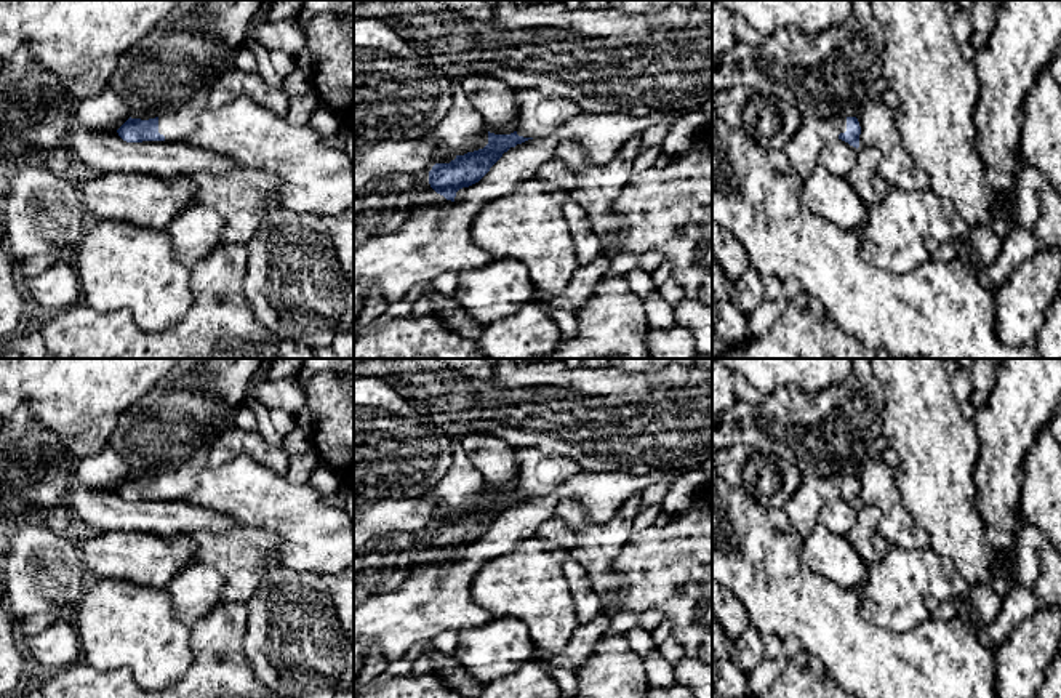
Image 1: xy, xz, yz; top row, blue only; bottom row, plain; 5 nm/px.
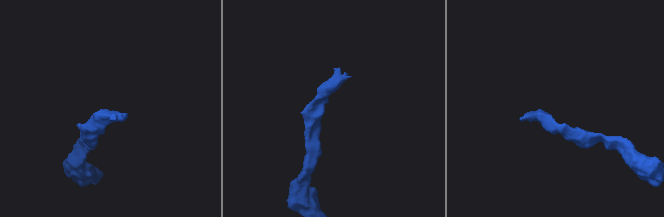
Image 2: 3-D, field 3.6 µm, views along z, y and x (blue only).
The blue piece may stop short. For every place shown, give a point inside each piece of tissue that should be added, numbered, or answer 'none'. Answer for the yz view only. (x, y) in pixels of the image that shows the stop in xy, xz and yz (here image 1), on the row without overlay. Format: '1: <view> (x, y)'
1: yz (802, 508)

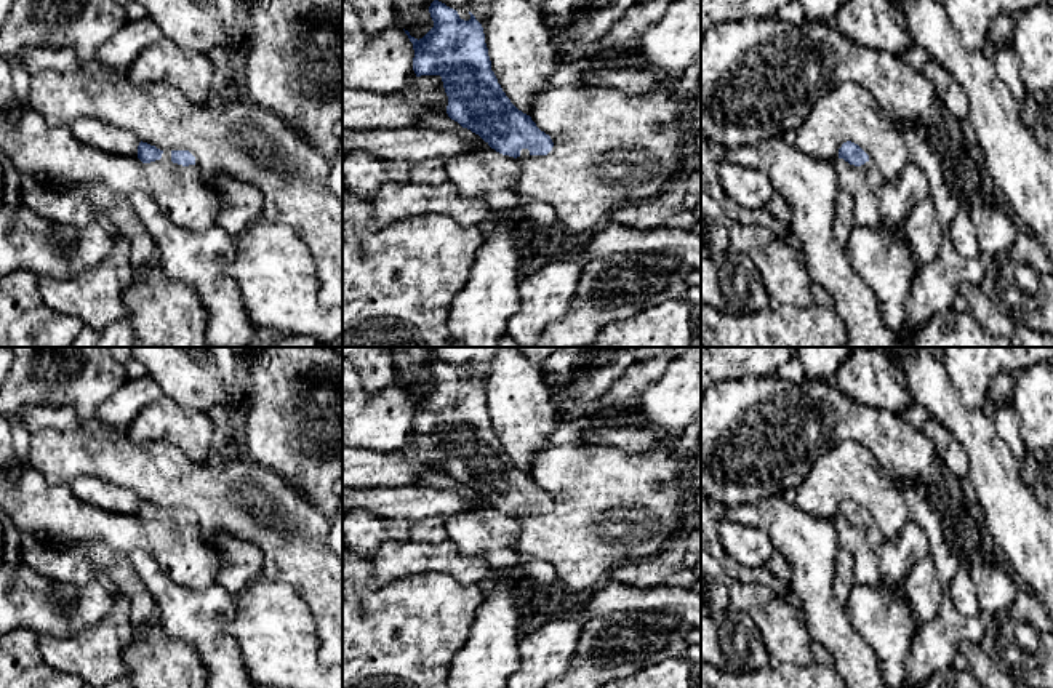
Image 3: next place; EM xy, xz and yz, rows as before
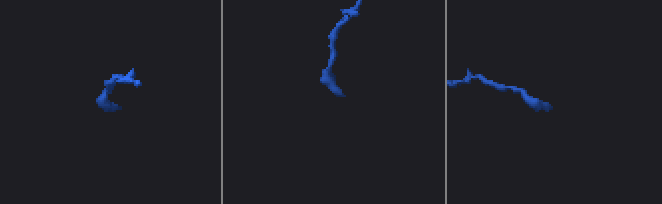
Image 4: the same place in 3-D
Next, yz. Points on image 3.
1: yz (866, 572)

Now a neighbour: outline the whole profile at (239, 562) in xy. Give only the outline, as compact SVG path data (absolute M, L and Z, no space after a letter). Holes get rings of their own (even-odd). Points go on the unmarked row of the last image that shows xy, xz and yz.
M226 531L200 539L218 562L218 586L232 597L261 578L262 555L254 544L229 536Z

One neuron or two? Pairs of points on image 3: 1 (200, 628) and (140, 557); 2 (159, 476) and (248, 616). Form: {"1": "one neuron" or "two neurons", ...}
{"1": "one neuron", "2": "two neurons"}

